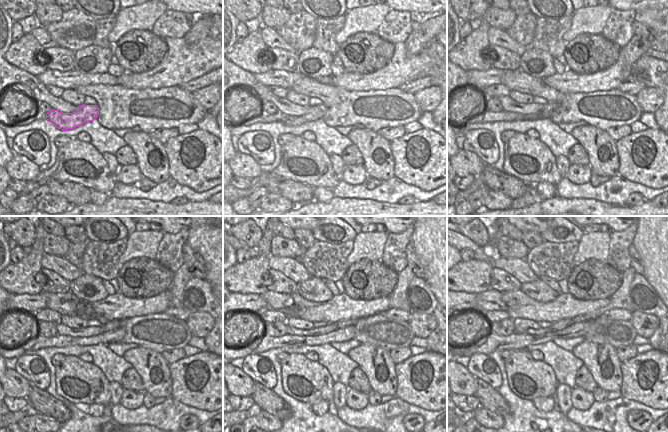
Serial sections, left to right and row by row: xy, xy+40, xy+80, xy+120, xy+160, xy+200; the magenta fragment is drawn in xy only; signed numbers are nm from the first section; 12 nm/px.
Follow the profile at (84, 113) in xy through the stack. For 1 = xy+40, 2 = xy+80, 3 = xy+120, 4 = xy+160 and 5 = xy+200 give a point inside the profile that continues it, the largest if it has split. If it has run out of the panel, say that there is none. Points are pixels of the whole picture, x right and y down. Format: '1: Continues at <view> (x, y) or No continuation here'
1: Continues at xy+40 (316, 112)
2: Continues at xy+80 (549, 108)
3: Continues at xy+120 (115, 324)
4: Continues at xy+160 (340, 324)
5: Continues at xy+200 (621, 299)

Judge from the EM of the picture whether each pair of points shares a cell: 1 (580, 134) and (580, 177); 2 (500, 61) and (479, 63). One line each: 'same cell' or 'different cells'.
1: different cells
2: different cells

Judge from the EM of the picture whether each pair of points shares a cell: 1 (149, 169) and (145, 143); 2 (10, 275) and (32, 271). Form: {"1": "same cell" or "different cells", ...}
{"1": "same cell", "2": "same cell"}

